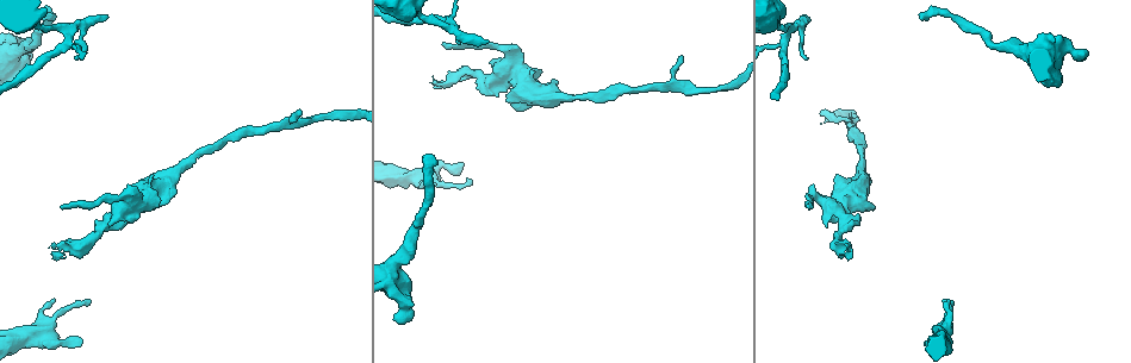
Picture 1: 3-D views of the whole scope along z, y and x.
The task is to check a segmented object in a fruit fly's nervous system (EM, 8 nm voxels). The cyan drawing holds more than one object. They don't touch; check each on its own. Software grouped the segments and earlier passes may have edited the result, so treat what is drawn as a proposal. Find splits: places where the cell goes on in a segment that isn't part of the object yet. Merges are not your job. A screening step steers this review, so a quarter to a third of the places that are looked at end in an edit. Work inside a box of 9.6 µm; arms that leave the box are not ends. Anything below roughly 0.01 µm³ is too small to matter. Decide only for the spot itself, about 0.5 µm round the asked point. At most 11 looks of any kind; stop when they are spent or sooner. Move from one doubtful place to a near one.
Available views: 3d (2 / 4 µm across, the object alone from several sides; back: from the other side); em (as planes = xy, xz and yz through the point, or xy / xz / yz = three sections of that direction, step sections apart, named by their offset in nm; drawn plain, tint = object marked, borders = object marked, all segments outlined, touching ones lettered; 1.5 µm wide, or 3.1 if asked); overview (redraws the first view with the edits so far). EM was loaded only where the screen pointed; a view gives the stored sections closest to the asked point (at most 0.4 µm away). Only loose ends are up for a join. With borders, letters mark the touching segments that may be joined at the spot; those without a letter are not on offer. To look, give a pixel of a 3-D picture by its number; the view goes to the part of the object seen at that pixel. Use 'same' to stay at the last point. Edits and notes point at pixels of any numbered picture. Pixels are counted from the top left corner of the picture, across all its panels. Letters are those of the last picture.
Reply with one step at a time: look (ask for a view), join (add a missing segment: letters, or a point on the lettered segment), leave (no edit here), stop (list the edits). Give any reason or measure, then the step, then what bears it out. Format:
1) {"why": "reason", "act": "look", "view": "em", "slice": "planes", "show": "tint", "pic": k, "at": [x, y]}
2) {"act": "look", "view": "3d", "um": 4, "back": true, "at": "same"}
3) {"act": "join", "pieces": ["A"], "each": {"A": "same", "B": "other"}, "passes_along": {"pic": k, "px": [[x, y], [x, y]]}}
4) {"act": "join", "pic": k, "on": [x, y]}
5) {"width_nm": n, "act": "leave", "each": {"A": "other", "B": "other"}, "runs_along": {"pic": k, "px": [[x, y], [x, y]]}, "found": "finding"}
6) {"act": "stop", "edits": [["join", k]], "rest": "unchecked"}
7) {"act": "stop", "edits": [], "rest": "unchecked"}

{"act": "look", "view": "3d", "um": 2, "pic": 1, "at": [80, 347]}

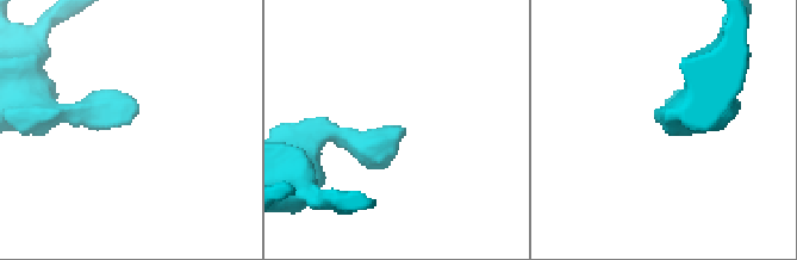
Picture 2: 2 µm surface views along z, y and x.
{"why": "shape alone is not enough", "act": "look", "view": "em", "slice": "planes", "show": "borders", "pic": 2, "at": [394, 126]}

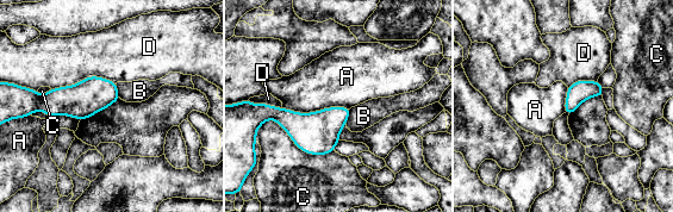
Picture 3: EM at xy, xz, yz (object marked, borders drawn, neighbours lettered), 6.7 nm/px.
{"act": "leave", "each": {"A": "other", "B": "other", "C": "other", "D": "other"}, "border": {"pic": 3, "px": [[282, 106], [300, 112], [349, 108]]}, "found": "no lettered segment goes on from it"}

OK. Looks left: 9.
{"why": "branch stops here", "act": "look", "view": "3d", "um": 2, "pic": 1, "at": [51, 255]}

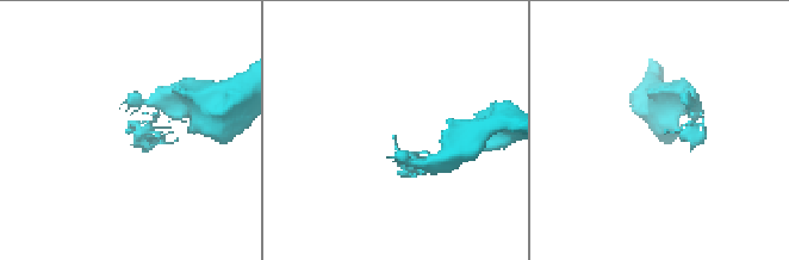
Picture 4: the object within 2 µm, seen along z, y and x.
{"why": "need the tissue", "act": "look", "view": "em", "slice": "planes", "show": "tint", "pic": 4, "at": [395, 139]}

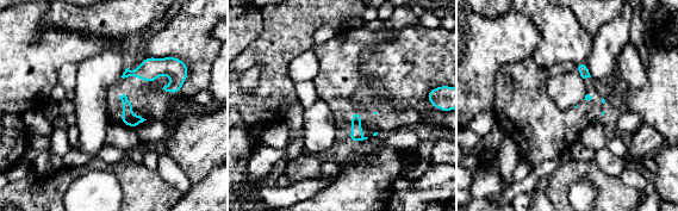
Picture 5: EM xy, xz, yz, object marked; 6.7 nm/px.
{"why": "what lies round it", "act": "look", "view": "em", "slice": "planes", "show": "borders", "at": "same"}

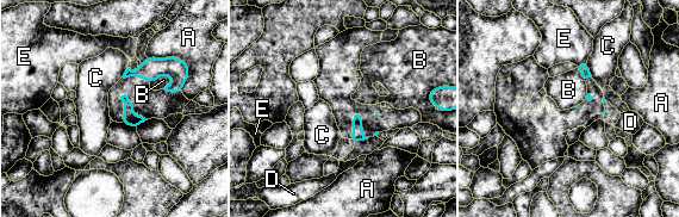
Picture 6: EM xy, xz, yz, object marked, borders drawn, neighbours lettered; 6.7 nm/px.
{"act": "leave", "each": {"A": "other", "B": "other", "C": "other", "D": "other", "E": "other"}, "border": {"pic": 6, "px": [[173, 78], [160, 75], [150, 84]]}, "found": "none of them fits"}

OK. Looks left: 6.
{"why": "thin end", "act": "look", "view": "em", "slice": "planes", "show": "tint", "pic": 1, "at": [681, 55]}

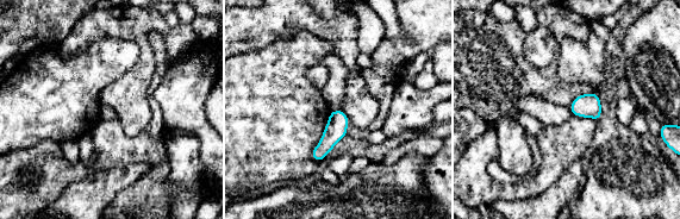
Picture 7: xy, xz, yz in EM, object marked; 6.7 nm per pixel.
{"act": "look", "view": "em", "slice": "planes", "show": "borders", "at": "same"}

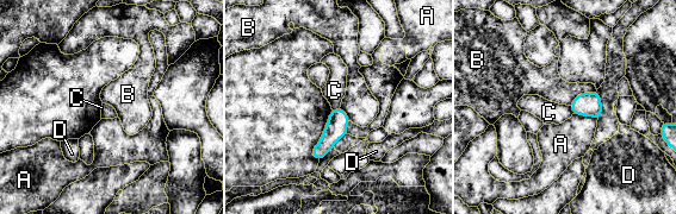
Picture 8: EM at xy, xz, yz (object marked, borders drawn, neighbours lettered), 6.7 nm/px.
{"act": "leave", "each": {"A": "other", "B": "other", "C": "other", "D": "other"}, "border": {"pic": 8, "px": [[339, 107], [332, 109]]}, "found": "no lettered segment goes on from it"}

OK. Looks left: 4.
{"act": "look", "view": "3d", "um": 2, "pic": 1, "at": [487, 43]}

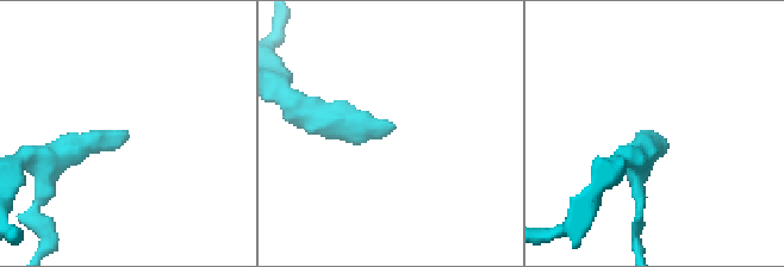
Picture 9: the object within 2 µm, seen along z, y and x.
{"why": "need the tissue", "act": "look", "view": "em", "slice": "xy", "step": 4, "show": "borders", "pic": 9, "at": [126, 135]}

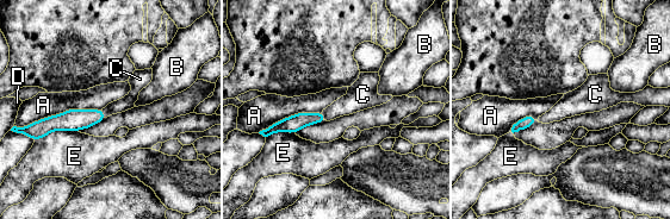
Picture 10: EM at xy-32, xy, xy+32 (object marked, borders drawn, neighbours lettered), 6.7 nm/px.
{"act": "join", "pieces": ["C"], "each": {"A": "other", "B": "other", "C": "same", "D": "other", "E": "other"}, "passes_along": {"pic": 10, "px": [[292, 124], [323, 116], [355, 100]]}, "found": "the cell continues"}

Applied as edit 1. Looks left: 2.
{"act": "stop", "edits": [["join", 10]], "rest": "unchecked"}

